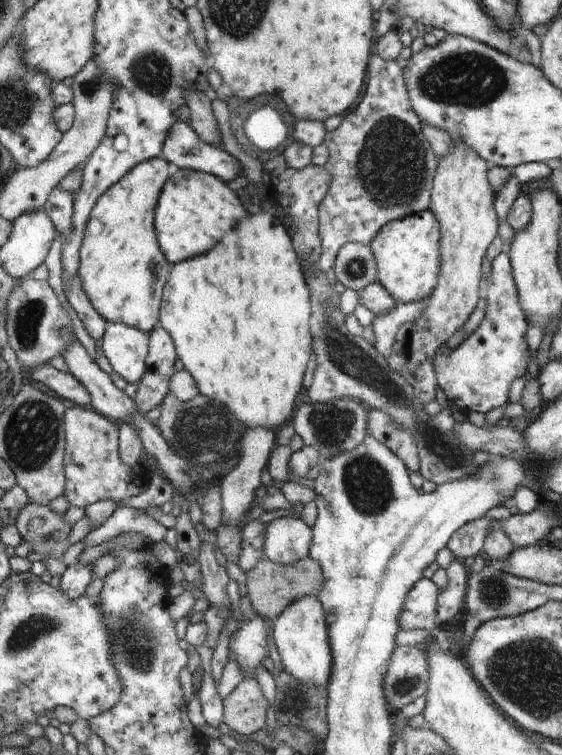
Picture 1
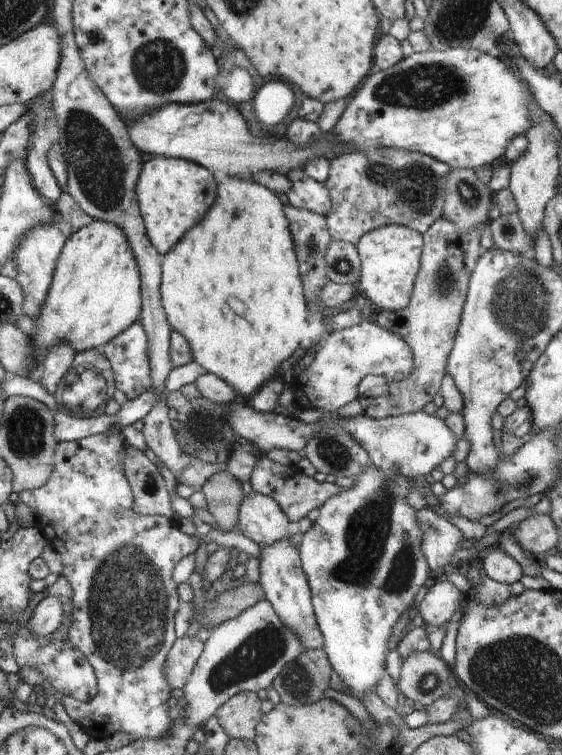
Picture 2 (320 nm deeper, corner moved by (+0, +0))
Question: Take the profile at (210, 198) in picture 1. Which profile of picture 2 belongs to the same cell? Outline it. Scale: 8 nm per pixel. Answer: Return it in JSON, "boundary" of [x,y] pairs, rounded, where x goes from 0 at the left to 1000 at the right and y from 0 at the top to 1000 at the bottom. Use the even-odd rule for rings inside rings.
{"boundary":[[[278,207],[253,216],[242,244],[247,281],[262,315],[286,339],[299,336],[377,275],[384,262],[381,233],[363,220],[308,208]]]}

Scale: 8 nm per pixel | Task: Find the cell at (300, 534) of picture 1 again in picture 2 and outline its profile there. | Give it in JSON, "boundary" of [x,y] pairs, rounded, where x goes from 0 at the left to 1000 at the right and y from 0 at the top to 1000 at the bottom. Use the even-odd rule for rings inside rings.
{"boundary":[[[448,653],[432,660],[423,678],[420,703],[452,717],[463,726],[516,713],[523,697],[498,668],[477,657]]]}

